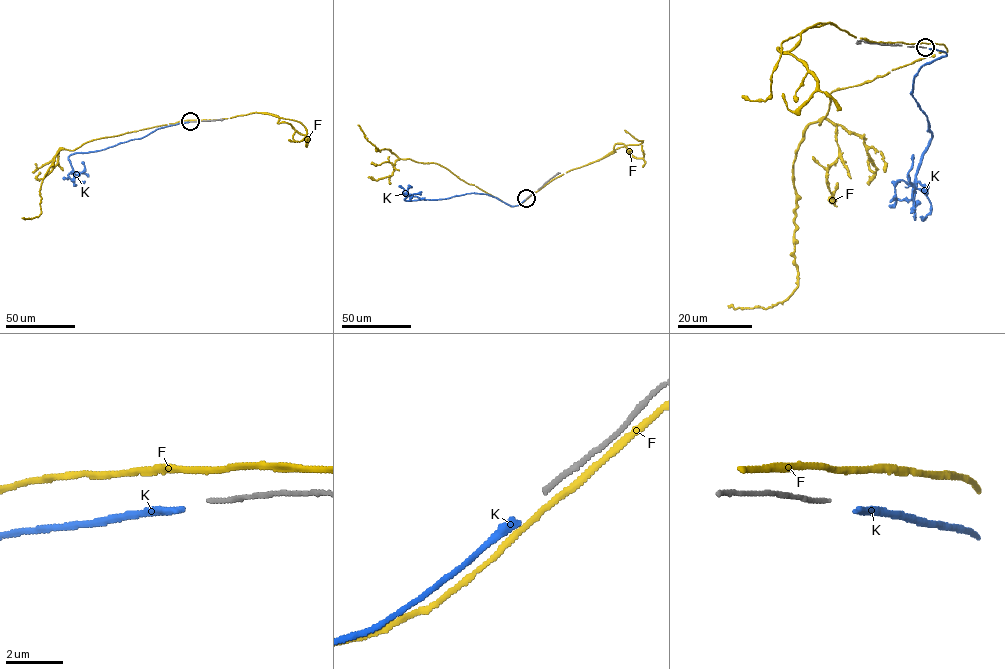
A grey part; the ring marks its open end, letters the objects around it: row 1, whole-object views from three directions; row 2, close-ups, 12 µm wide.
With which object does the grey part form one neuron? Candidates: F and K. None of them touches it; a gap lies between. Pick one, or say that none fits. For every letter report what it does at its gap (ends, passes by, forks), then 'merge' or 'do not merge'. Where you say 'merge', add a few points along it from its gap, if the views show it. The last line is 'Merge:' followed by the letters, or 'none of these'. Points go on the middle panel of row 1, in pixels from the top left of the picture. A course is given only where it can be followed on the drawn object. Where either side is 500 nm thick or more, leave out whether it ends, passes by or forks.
F: it passes by; do not merge
K: it ends; do not merge
Merge: none of these

